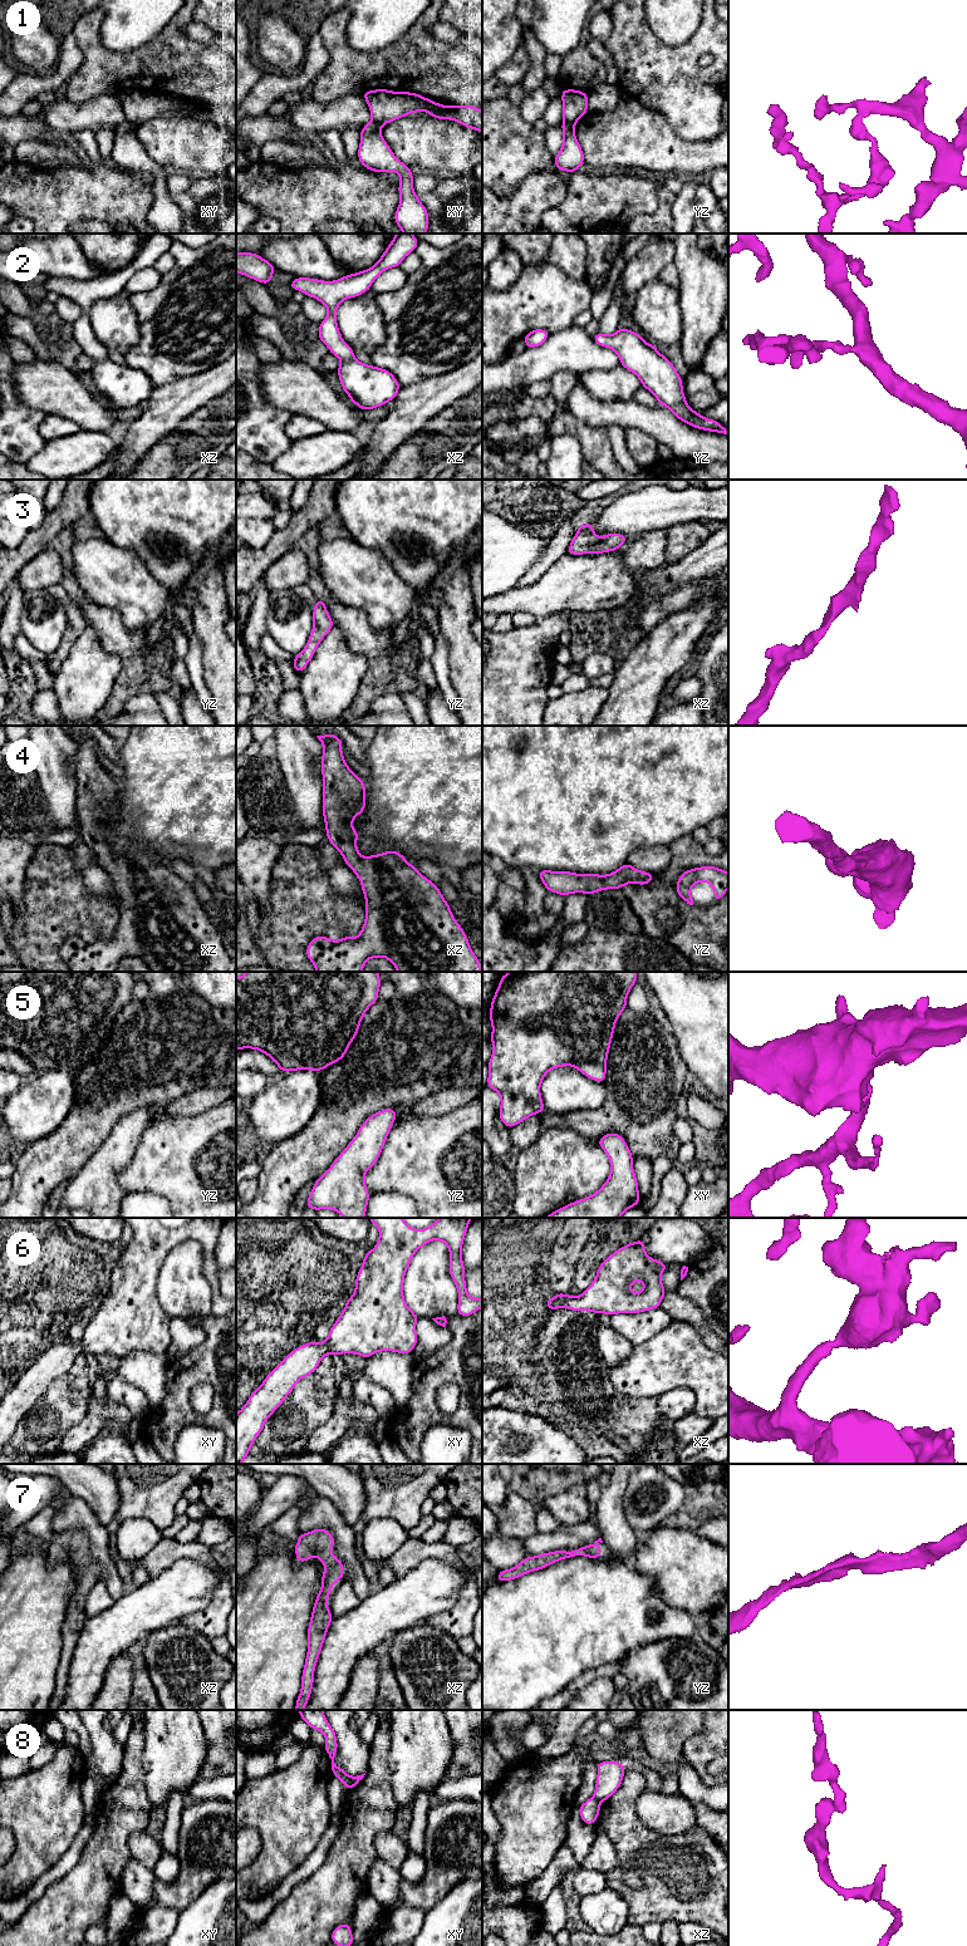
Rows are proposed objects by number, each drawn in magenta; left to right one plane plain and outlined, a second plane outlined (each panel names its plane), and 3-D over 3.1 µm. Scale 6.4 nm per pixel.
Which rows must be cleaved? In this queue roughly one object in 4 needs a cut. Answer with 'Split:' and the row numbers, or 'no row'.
Split: 1, 8

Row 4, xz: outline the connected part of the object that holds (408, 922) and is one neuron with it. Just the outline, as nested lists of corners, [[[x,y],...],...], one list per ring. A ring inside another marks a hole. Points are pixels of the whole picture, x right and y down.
[[[332,733],[316,736],[323,743],[323,817],[329,842],[342,854],[344,863],[360,880],[365,896],[365,922],[357,938],[350,935],[332,940],[324,935],[311,939],[306,947],[306,957],[316,972],[362,972],[370,958],[387,958],[397,972],[481,972],[481,964],[472,952],[468,939],[451,913],[450,904],[441,890],[411,865],[399,851],[384,851],[378,855],[359,856],[355,841],[359,834],[352,827],[353,820],[365,810],[365,785],[345,763],[342,739]]]

